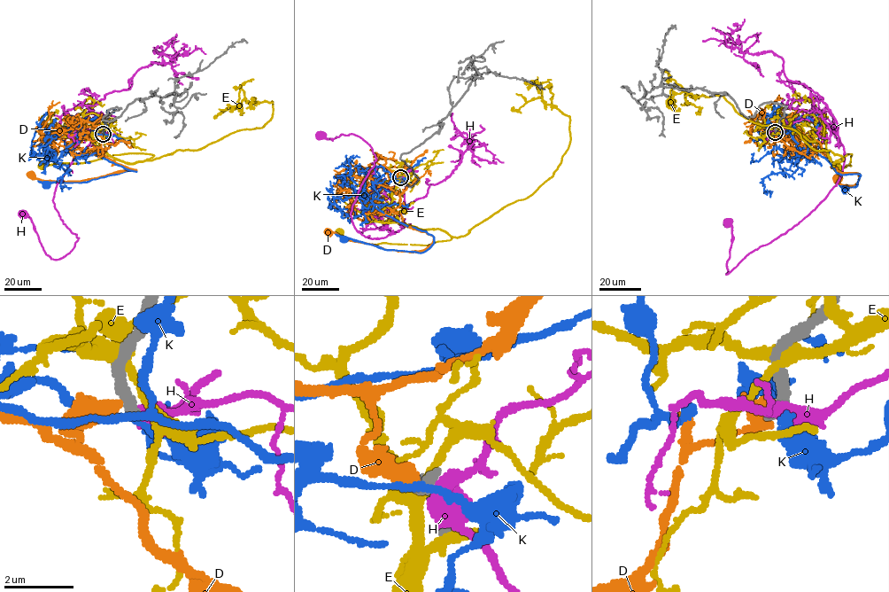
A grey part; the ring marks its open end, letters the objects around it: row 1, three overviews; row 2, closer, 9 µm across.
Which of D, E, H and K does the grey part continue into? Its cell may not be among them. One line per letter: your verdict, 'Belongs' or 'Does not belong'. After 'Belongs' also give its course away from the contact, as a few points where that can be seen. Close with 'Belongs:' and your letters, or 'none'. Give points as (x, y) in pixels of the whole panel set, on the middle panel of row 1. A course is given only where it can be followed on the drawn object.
D: Does not belong
E: Does not belong
H: Does not belong
K: Does not belong
Belongs: none

